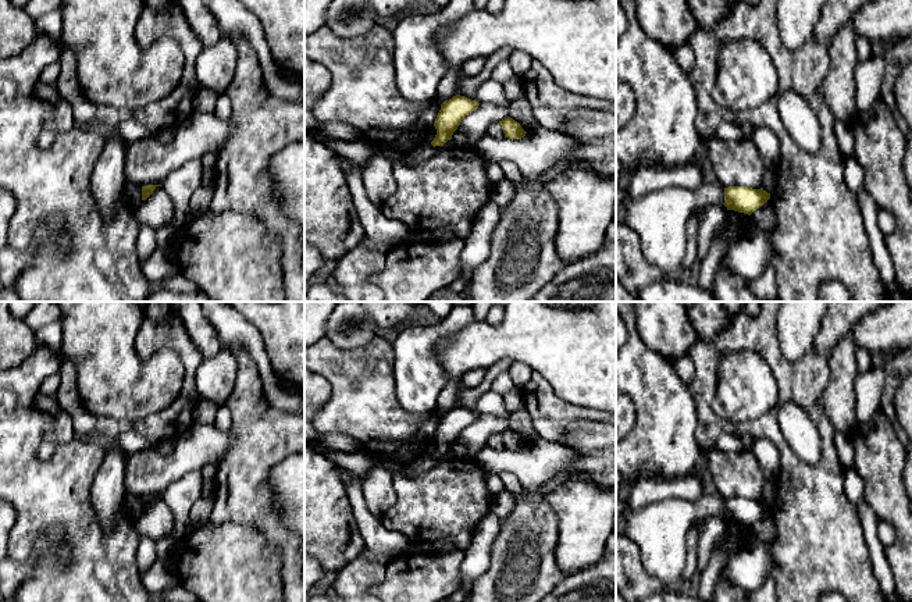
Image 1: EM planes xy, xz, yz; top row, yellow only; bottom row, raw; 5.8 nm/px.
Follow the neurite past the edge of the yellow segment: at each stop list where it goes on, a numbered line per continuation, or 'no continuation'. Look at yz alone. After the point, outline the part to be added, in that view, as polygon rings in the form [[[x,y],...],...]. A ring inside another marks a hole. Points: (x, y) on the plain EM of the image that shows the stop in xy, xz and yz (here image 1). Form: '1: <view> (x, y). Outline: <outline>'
no continuation

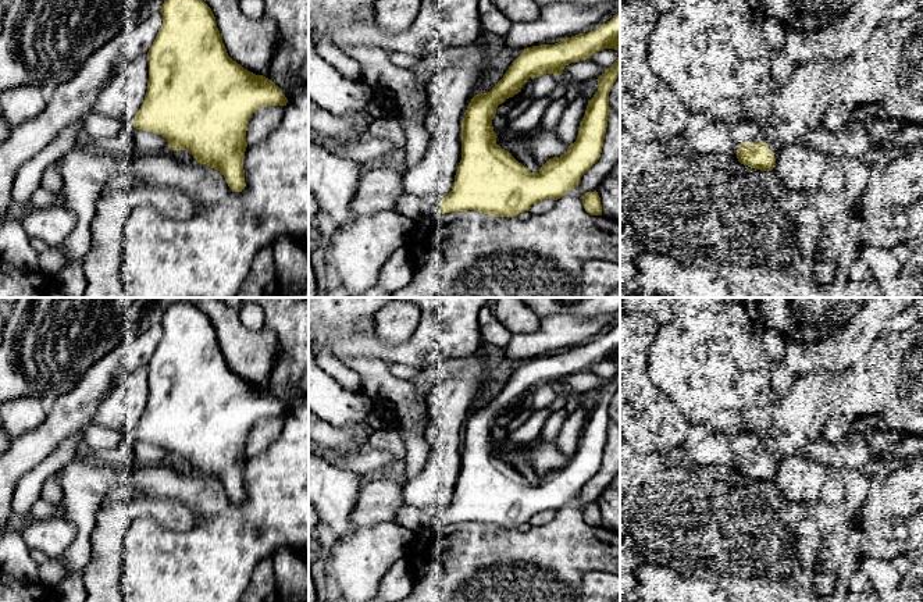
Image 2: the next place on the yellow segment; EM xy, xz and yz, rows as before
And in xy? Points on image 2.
1: xy (127, 435). Outline: [[[121,430],[118,431],[122,441],[129,442],[131,445],[133,445],[135,438],[133,438],[133,430]]]

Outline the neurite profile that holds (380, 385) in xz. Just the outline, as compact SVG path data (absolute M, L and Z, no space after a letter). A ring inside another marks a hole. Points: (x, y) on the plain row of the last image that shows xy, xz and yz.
M353 357L343 363L363 378L361 392L375 406L392 409L406 425L427 417L425 400L417 396L411 382L393 377L386 361Z

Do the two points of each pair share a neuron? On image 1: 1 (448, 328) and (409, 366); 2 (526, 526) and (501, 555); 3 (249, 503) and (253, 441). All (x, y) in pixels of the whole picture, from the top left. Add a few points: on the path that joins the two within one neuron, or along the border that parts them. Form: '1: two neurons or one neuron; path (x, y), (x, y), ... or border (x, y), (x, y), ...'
1: one neuron; path (437, 332), (414, 355)
2: one neuron; path (523, 533), (508, 548)
3: one neuron; path (249, 488), (250, 456)

